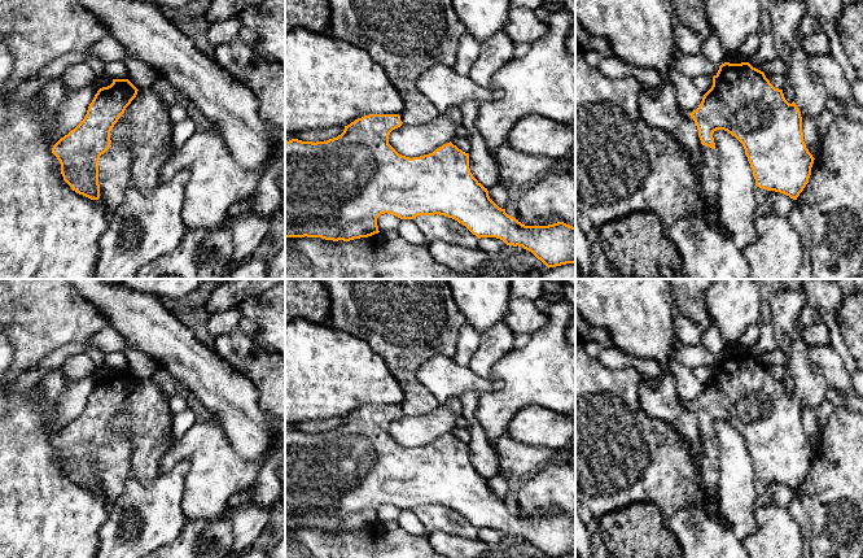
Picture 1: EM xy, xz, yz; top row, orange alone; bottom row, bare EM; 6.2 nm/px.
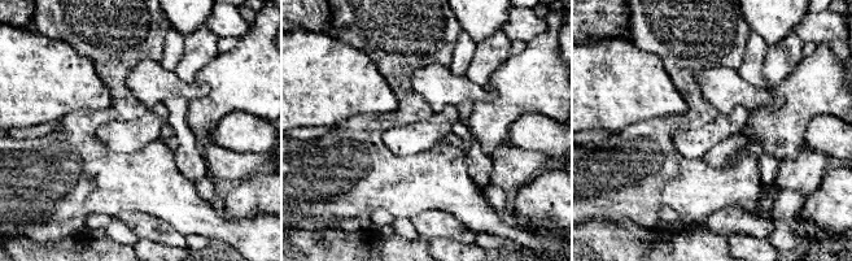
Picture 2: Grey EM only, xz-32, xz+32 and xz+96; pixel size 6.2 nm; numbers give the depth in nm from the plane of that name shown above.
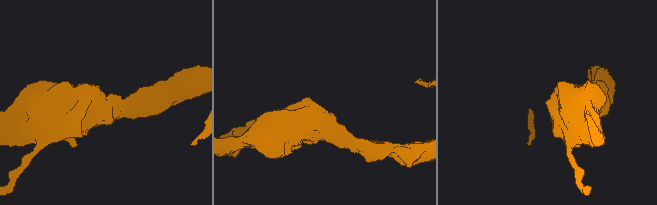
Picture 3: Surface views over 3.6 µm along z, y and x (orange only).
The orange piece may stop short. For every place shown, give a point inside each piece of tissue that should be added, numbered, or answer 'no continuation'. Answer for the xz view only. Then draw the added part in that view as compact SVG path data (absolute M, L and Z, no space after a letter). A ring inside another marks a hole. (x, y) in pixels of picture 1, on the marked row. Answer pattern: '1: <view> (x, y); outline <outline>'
1: xz (406, 36); outline M328 0L329 35L364 49L382 65L403 100L402 126L429 123L439 115L419 91L417 78L429 67L443 64L454 67L459 40L466 34L451 0Z

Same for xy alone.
1: xy (114, 166); outline M111 141L109 149L98 160L100 199L111 213L124 199L124 191L131 182L131 162L133 157L127 143Z

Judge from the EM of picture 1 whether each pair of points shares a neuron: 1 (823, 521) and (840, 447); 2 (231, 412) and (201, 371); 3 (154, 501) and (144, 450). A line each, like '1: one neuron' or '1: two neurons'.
1: one neuron
2: one neuron
3: two neurons

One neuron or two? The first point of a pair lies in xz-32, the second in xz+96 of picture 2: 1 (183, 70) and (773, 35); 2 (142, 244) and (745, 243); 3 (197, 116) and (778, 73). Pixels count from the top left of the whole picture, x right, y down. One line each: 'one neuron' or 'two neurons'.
1: two neurons
2: one neuron
3: two neurons

